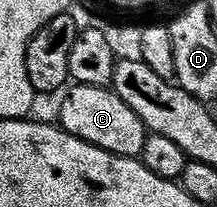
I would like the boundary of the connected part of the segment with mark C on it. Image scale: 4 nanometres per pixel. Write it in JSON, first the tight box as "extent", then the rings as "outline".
{"extent":[58,83,150,156],"outline":[[[76,83],[69,86],[63,95],[64,100],[60,103],[60,119],[58,118],[58,126],[62,130],[115,155],[140,156],[142,145],[150,132],[142,125],[142,117],[138,117],[138,113],[134,113],[134,109],[130,109],[130,105],[122,101],[122,97],[114,94],[111,86],[95,87]]]}

